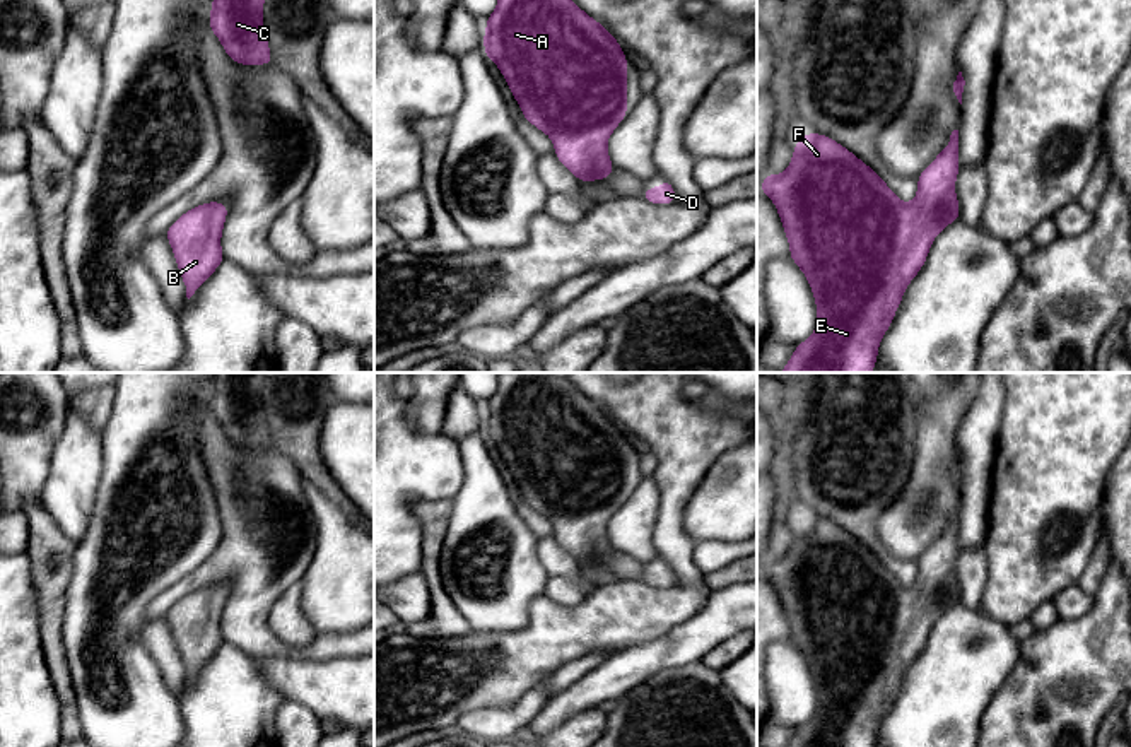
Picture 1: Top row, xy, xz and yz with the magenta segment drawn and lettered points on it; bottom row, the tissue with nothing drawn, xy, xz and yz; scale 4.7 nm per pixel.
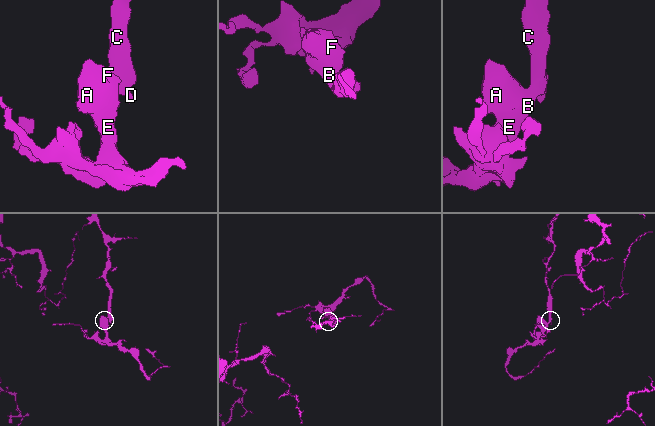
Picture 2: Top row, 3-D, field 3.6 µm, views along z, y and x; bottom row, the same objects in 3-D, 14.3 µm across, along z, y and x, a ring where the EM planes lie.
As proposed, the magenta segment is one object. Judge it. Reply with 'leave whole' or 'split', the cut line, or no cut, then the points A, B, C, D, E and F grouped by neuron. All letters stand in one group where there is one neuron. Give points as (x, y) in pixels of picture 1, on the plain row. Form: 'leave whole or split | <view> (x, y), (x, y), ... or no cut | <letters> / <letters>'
leave whole | no cut | A B C D E F

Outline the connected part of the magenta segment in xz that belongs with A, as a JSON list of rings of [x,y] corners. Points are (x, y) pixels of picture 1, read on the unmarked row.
[[[499,373],[499,383],[495,393],[487,400],[487,410],[483,415],[483,432],[490,444],[494,444],[501,456],[504,458],[516,485],[521,491],[524,503],[528,503],[533,509],[547,516],[554,528],[554,538],[579,562],[605,564],[615,552],[608,540],[607,525],[612,515],[620,508],[620,504],[627,499],[627,439],[620,426],[610,417],[610,414],[589,400],[584,393],[581,393],[566,376],[555,378],[540,373]]]

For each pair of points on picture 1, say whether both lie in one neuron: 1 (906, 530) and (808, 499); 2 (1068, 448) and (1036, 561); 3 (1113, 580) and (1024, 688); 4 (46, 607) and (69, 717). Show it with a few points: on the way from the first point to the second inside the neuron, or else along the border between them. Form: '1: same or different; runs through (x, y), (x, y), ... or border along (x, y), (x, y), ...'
1: different; border along (901, 489), (877, 518), (877, 537), (889, 554)
2: same; runs through (1049, 476), (1043, 534)
3: same; runs through (1111, 609), (1053, 667)
4: same; runs through (50, 635), (64, 689)

